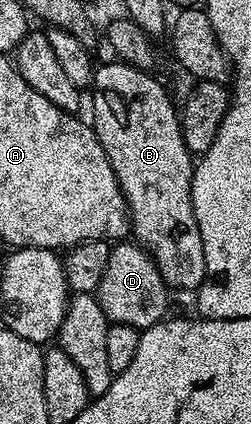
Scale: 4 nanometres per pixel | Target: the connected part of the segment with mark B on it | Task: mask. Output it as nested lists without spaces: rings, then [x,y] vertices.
[[[111,62],[112,64],[104,64],[95,69],[92,73],[92,82],[90,85],[90,93],[92,92],[92,117],[90,123],[92,129],[96,133],[98,142],[102,146],[102,150],[108,156],[110,166],[116,175],[118,186],[122,190],[124,200],[128,203],[128,214],[130,217],[130,232],[134,237],[135,243],[139,244],[152,261],[158,266],[158,270],[164,275],[164,280],[169,286],[169,289],[176,290],[181,288],[182,291],[191,293],[193,290],[199,289],[200,283],[203,282],[206,276],[206,254],[202,250],[202,234],[198,230],[198,222],[194,218],[194,206],[192,205],[192,169],[194,167],[193,153],[189,152],[184,135],[180,129],[182,123],[181,113],[172,105],[172,100],[168,97],[168,92],[155,80],[155,75],[152,72],[144,72],[140,68],[136,68],[133,64],[123,62]]]

